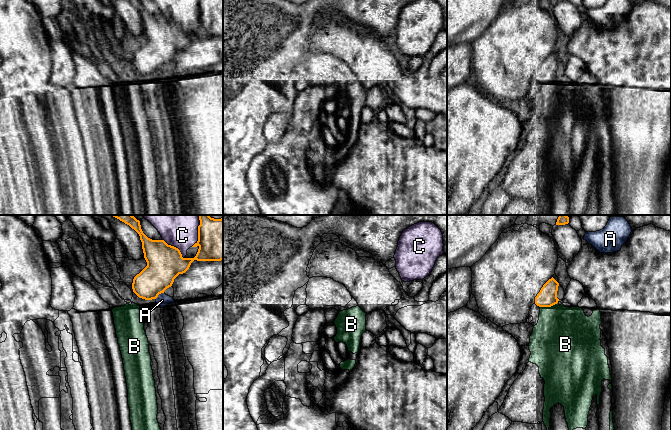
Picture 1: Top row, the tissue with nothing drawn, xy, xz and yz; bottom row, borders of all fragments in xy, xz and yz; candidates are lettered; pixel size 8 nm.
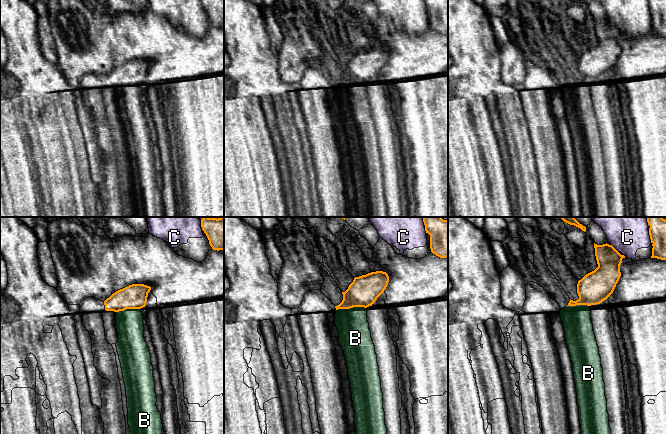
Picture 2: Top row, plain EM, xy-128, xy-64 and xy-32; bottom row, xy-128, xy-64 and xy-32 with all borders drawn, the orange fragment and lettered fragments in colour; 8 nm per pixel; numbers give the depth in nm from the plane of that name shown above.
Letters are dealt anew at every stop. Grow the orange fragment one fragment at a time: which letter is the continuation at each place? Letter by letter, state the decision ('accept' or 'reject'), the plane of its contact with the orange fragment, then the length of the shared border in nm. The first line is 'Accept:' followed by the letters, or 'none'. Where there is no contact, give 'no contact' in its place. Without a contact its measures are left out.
Accept: none
A: reject | xy | 90 nm
B: reject | yz | 160 nm
C: reject | xy | 240 nm

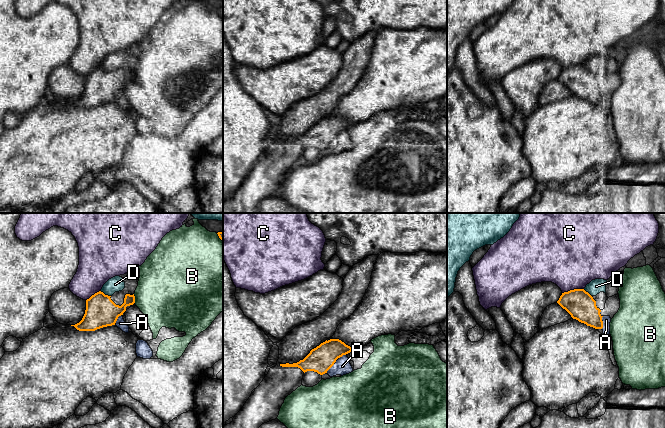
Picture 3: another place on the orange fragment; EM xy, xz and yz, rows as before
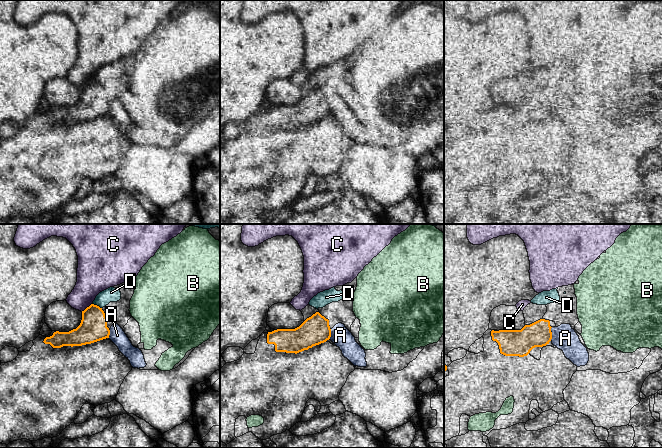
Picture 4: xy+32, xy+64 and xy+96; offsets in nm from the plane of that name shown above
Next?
Accept: A
A: accept | yz | 110 nm
B: reject | xy | 70 nm
C: reject | yz | 180 nm
D: reject | xy | 100 nm

